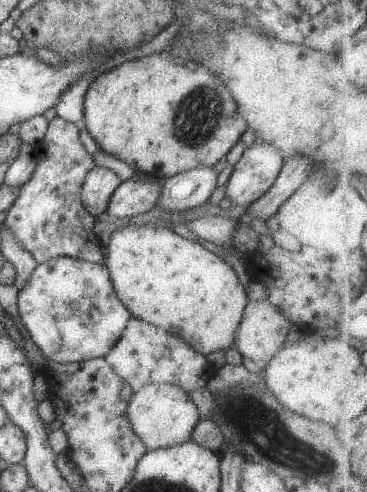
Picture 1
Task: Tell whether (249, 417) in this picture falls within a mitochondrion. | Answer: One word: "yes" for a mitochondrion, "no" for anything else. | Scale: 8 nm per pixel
yes

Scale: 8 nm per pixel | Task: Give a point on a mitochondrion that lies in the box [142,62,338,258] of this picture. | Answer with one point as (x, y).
(196, 118)

